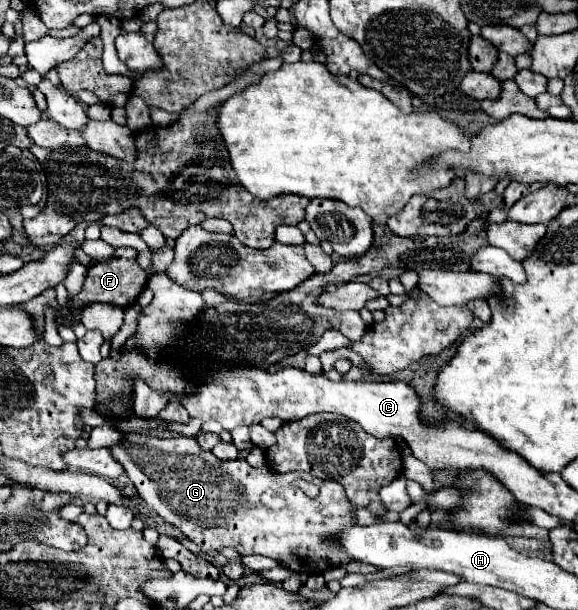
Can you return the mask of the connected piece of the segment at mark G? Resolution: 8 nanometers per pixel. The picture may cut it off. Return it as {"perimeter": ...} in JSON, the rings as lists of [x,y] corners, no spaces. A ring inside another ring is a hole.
{"perimeter":[[[133,434],[133,438],[125,436],[109,446],[109,452],[123,464],[143,502],[205,550],[217,552],[223,546],[231,546],[243,556],[263,554],[283,564],[295,556],[301,560],[325,558],[331,566],[351,560],[345,554],[329,554],[321,546],[325,534],[337,534],[341,526],[355,524],[351,514],[353,506],[345,498],[343,486],[333,480],[319,480],[309,472],[277,474],[267,470],[267,466],[253,468],[247,460],[223,462],[211,452],[203,452],[195,438],[185,436],[159,438]],[[297,478],[317,484],[321,494],[307,498],[293,486]]]}

